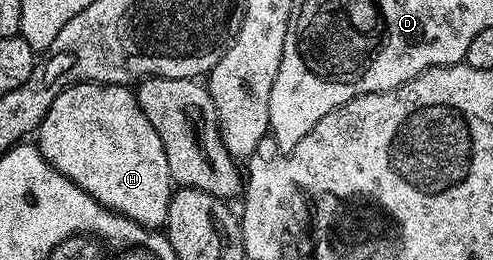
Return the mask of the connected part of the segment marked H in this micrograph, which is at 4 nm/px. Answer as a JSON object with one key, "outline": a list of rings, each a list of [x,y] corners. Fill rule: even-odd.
{"outline":[[[69,85],[48,107],[48,115],[36,130],[36,144],[52,168],[90,193],[104,208],[123,213],[145,229],[161,230],[165,226],[172,196],[168,155],[164,155],[156,127],[140,111],[133,88]]]}

